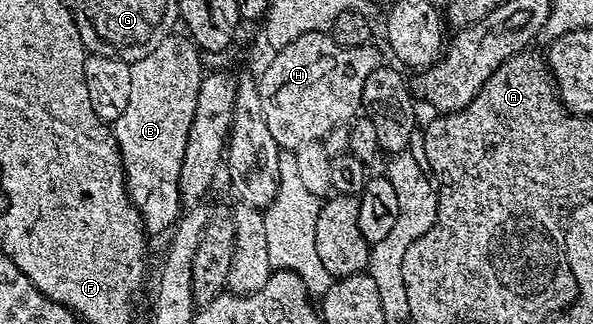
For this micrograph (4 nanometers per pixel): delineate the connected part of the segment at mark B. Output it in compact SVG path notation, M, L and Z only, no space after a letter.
M178 37L165 38L155 50L144 56L144 60L131 65L132 93L128 96L128 108L124 108L124 116L112 123L114 139L122 157L122 171L126 174L126 197L130 199L130 205L138 209L143 227L151 235L162 234L165 230L167 233L178 221L184 206L178 187L180 164L184 160L184 148L188 145L188 128L192 128L192 112L196 112L196 96L204 73L203 55L198 47L189 37Z

